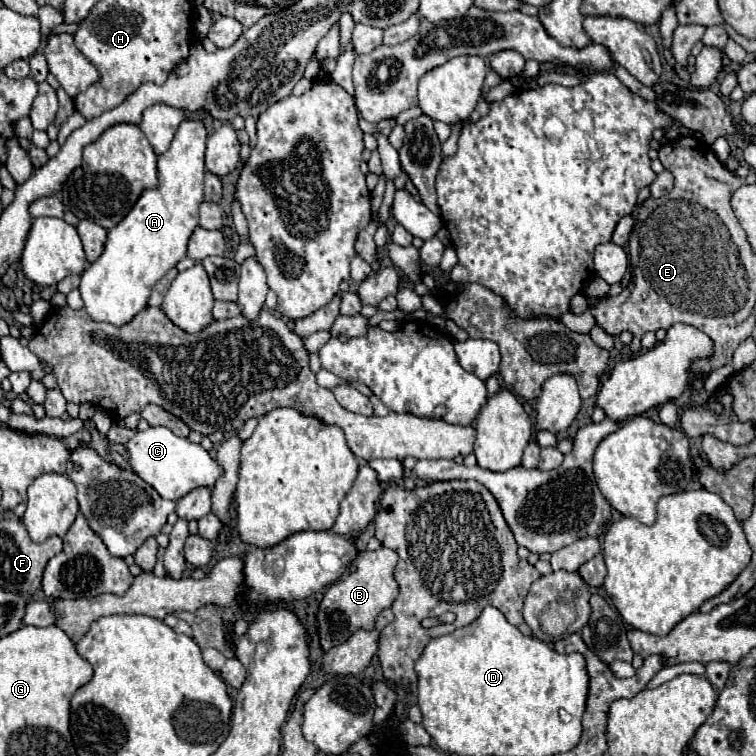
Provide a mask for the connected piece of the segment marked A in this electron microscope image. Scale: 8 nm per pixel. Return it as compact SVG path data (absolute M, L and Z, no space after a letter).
M185 118L179 124L169 150L157 158L159 188L143 192L139 196L129 214L113 230L109 230L103 254L81 274L79 290L85 302L85 310L93 320L109 322L115 326L131 320L137 312L141 312L147 306L147 298L151 294L153 284L159 278L163 278L165 272L173 268L181 258L185 258L187 240L193 234L193 230L199 226L199 204L204 201L205 142L207 142L207 128L201 120Z

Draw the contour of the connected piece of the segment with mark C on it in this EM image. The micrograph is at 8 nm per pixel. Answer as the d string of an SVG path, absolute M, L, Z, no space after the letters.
M163 426L137 430L137 434L125 446L129 452L129 466L133 468L133 472L141 476L149 486L153 486L161 498L167 500L179 500L189 490L199 486L213 486L215 480L221 476L221 468L209 456L209 452L201 448L201 444L175 436L169 428Z

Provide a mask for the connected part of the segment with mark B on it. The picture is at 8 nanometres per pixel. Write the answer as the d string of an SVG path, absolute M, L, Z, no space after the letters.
M379 548L375 552L365 550L357 556L357 570L327 588L317 612L319 638L325 652L337 644L343 644L355 630L371 628L375 616L391 606L397 596L397 584L393 578L395 564L397 554L389 548Z

